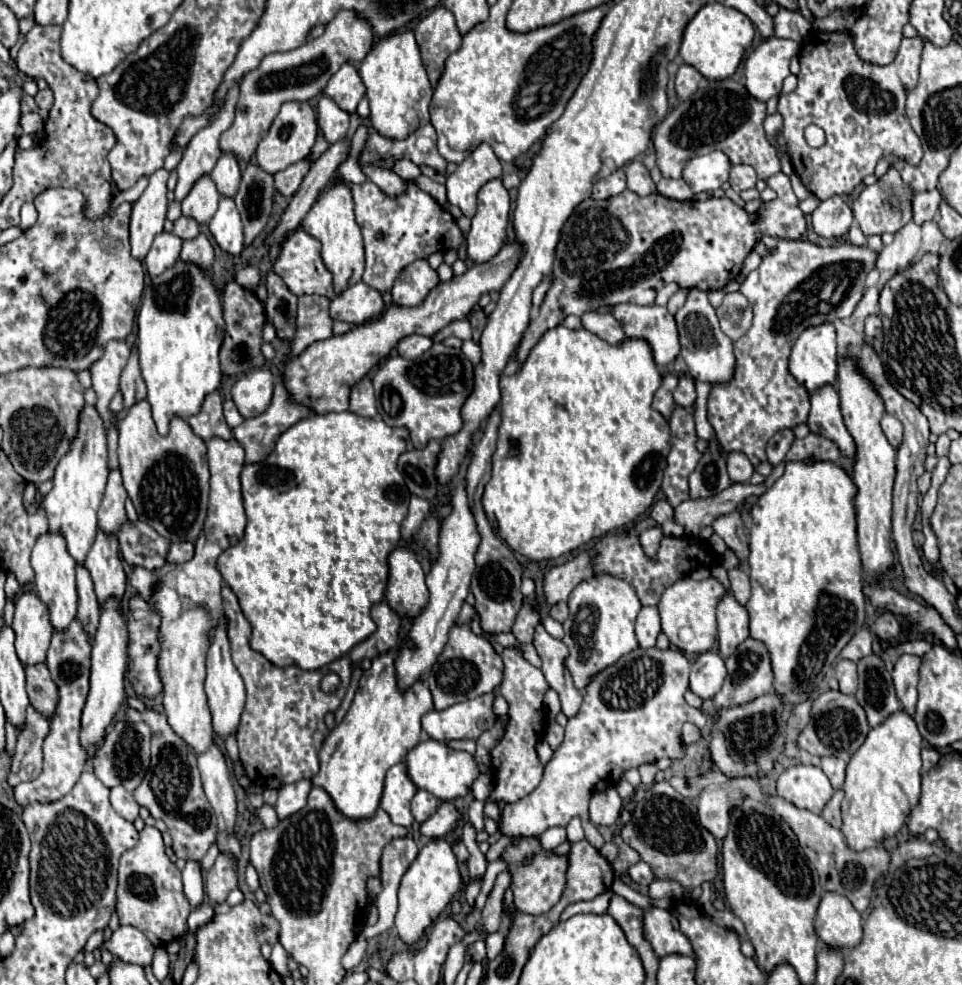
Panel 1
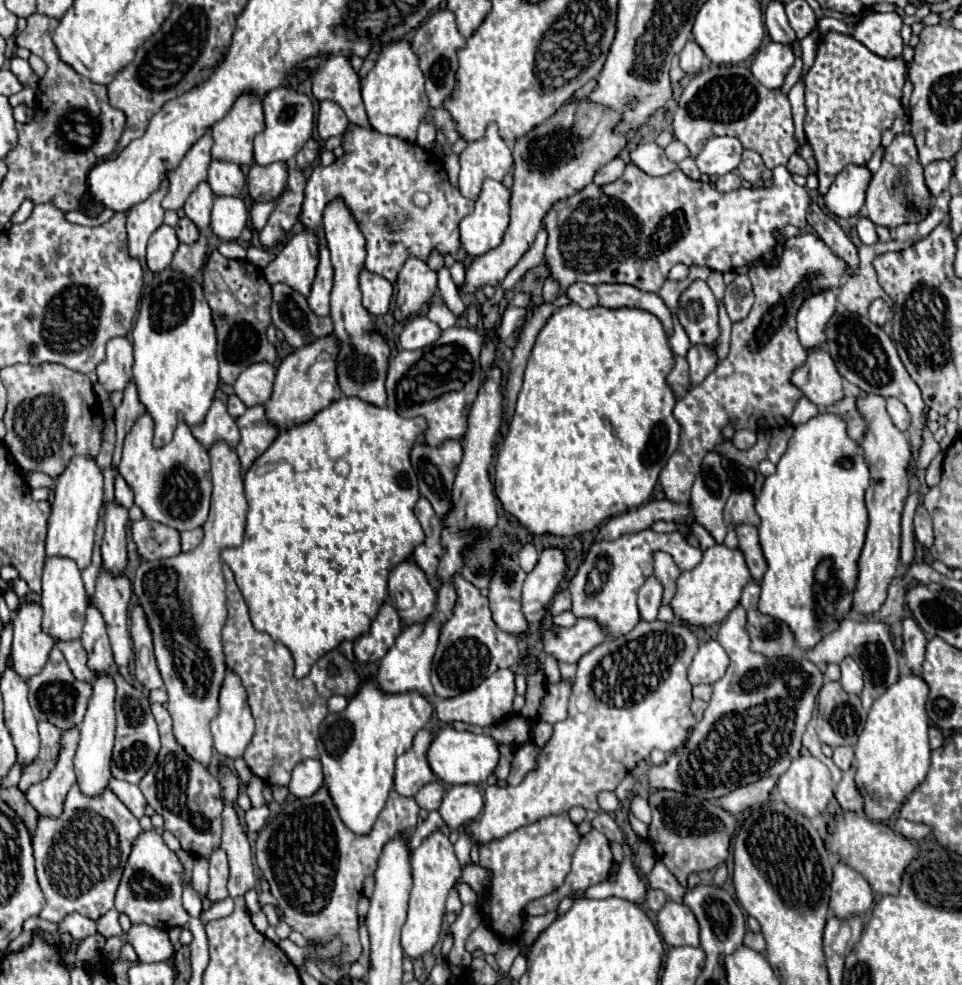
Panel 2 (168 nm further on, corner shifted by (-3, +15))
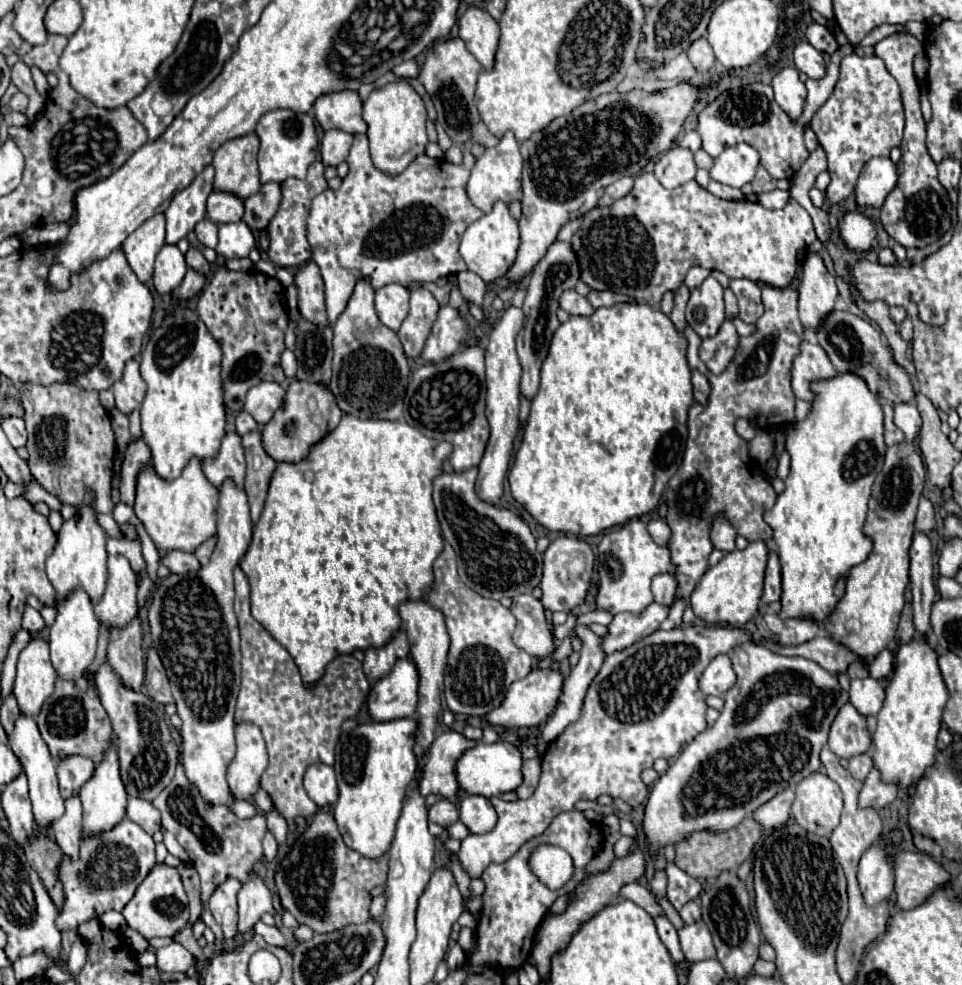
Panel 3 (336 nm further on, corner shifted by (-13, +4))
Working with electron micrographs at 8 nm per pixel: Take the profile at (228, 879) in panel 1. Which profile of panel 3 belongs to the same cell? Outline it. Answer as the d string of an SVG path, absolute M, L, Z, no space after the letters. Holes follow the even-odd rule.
M227 879L221 883L211 899L207 901L207 907L215 921L221 925L223 935L227 941L231 941L237 935L237 893L241 883L237 879Z

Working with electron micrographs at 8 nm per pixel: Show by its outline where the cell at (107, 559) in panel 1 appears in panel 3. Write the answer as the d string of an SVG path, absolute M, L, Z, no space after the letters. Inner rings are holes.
M135 617L129 627L111 631L107 647L107 661L111 663L111 669L119 679L123 679L123 687L131 687L131 691L139 691L145 677L141 641L141 623Z

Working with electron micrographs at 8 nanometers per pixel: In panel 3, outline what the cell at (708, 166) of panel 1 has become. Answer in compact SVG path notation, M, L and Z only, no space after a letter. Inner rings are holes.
M747 143L727 147L709 171L711 179L741 189L745 183L751 183L759 165L759 153Z

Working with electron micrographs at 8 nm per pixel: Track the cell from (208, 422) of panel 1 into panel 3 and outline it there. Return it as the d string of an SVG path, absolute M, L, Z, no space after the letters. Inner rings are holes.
M227 433L217 457L205 459L203 473L211 485L221 489L221 485L231 479L239 489L243 487L245 477L245 457L241 437L237 433Z

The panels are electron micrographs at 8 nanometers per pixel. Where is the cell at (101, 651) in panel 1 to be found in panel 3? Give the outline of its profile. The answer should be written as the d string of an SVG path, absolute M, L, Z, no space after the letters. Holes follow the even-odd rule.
M113 741L113 747L105 751L105 759L97 763L93 777L81 787L79 797L83 803L83 831L87 835L101 835L103 831L111 831L111 827L115 827L125 817L127 793L119 777L119 757L115 749L115 741Z

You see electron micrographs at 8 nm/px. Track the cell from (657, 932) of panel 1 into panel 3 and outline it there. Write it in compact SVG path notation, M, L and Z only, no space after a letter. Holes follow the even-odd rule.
M697 921L693 925L687 925L679 931L679 941L681 949L685 953L685 959L689 963L705 961L705 959L715 959L715 945L711 939L711 933L703 921Z

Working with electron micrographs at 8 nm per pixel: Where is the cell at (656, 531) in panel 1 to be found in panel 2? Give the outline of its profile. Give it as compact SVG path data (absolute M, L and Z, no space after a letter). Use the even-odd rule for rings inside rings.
M653 552L653 566L655 566L655 576L663 586L663 604L669 604L669 600L675 594L675 580L679 578L681 570L679 566L673 562L673 558L667 552Z

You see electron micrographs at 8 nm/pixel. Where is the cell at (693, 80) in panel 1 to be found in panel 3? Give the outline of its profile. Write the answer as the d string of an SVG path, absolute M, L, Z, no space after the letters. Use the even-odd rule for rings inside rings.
M699 37L695 43L691 43L691 47L687 49L687 55L689 55L689 59L697 71L709 71L715 63L713 49L705 37Z

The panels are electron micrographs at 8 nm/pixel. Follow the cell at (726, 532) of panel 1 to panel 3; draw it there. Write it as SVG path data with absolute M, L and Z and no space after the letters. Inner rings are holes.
M769 551L767 571L765 571L765 591L763 591L763 603L773 603L781 599L781 565L775 551Z

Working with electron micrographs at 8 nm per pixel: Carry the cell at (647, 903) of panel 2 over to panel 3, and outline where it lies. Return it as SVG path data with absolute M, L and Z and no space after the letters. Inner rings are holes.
M673 863L667 865L665 869L668 884L667 884L667 899L671 901L671 905L679 911L685 903L693 901L699 897L701 891L701 883L697 879L693 879L691 875L687 875L684 871L675 867Z

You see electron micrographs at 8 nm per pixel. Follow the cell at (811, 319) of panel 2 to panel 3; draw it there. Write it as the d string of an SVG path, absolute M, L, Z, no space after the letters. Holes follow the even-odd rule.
M807 253L803 267L801 267L801 275L799 275L799 319L803 323L803 327L807 331L817 331L819 325L823 323L823 319L833 311L835 299L839 297L837 285L835 285L835 277L827 271L823 259L819 253Z

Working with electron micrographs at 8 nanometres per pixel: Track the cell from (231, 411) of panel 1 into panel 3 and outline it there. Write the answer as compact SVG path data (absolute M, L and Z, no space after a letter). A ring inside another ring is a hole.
M239 411L239 415L237 415L237 433L245 435L245 433L251 433L251 431L259 431L257 421L247 411Z

